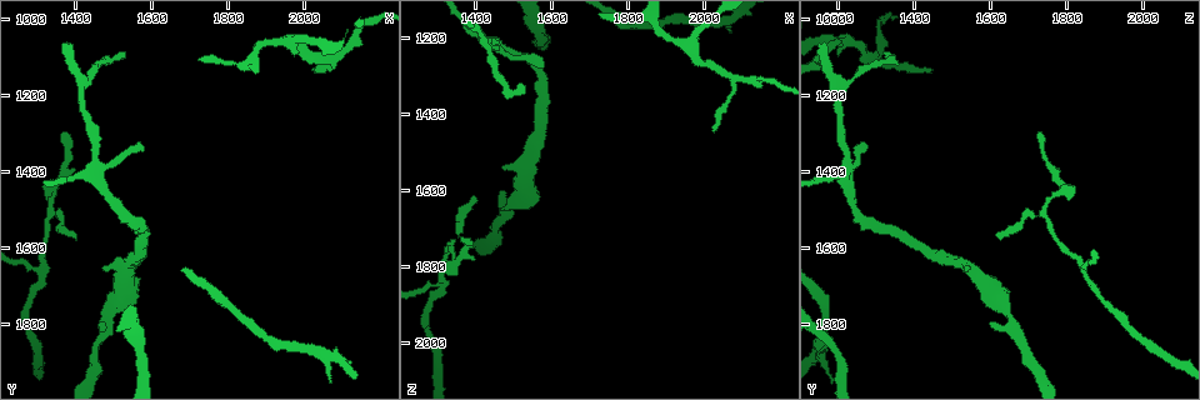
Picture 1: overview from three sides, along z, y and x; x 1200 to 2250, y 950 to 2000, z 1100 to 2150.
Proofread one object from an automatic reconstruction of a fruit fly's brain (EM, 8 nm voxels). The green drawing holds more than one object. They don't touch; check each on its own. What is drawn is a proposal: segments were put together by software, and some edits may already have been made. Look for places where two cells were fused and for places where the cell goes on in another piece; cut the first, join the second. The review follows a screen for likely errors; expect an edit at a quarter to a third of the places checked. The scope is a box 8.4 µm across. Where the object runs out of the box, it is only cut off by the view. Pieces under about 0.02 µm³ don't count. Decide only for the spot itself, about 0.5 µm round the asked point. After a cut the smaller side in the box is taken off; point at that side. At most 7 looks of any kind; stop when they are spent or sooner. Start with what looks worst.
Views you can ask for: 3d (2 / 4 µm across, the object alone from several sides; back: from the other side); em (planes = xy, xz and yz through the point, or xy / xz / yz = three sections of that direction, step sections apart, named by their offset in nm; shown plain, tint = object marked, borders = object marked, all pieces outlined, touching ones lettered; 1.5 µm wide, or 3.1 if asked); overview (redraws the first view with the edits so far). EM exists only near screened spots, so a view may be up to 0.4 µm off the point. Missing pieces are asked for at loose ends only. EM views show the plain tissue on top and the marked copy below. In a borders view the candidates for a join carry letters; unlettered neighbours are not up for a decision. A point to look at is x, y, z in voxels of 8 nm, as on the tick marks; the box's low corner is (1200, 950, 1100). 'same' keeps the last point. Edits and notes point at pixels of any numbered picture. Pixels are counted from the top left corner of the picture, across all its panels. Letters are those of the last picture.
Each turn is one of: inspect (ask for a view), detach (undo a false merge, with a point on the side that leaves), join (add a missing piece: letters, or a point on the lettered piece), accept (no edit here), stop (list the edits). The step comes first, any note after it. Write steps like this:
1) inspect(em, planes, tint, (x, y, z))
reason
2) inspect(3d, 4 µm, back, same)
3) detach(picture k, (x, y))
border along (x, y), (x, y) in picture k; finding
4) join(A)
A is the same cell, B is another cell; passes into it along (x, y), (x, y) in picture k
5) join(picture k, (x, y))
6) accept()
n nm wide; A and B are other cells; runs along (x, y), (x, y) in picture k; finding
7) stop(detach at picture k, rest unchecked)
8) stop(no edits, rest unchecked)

inspect(em, 3.1 µm, xy, step 16, tint, (2020, 1135, 1445))
thin end

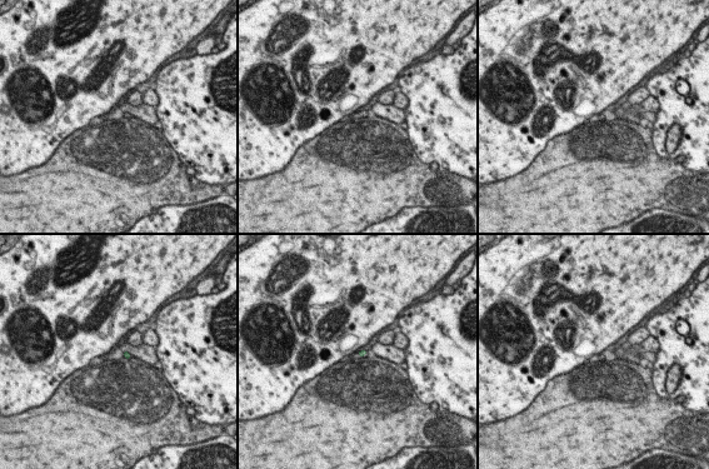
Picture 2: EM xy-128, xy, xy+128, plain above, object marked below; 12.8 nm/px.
inspect(em, 3.1 µm, planes, borders, same)

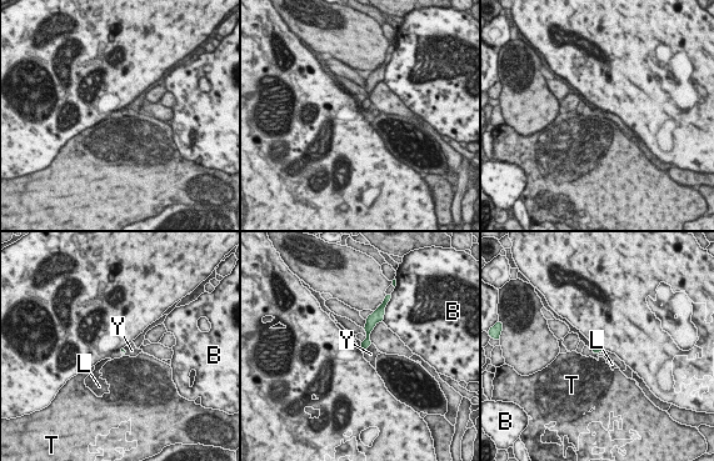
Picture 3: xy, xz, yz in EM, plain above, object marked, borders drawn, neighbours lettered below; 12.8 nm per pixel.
accept()
B, L, T and Y are other cells; border along (590, 349), (594, 352), (604, 351) in picture 3; none of them fits

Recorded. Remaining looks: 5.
inspect(em, planes, borders, (1525, 1090, 1320))
tapers out

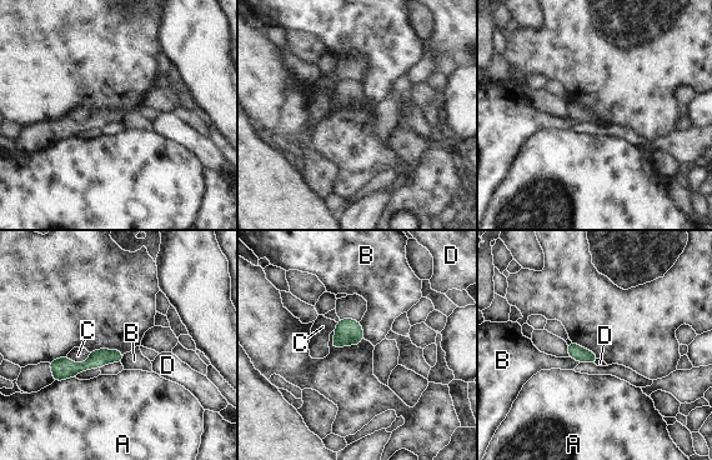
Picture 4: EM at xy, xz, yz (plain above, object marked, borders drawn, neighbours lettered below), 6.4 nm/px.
accept()
A, B, C and D are other cells; no lettered piece goes on from it

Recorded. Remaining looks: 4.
inspect(3d, 2 µm, (1485, 1455, 1235))
two arms in line, one across

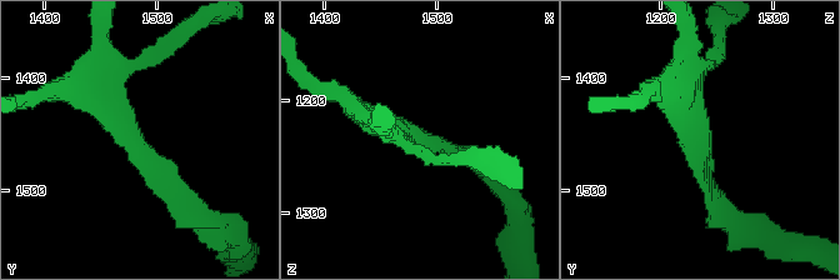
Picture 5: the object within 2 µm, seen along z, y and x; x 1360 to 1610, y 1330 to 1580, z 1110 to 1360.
inspect(em, planes, borders, (1484, 1458, 1236))
need the tissue

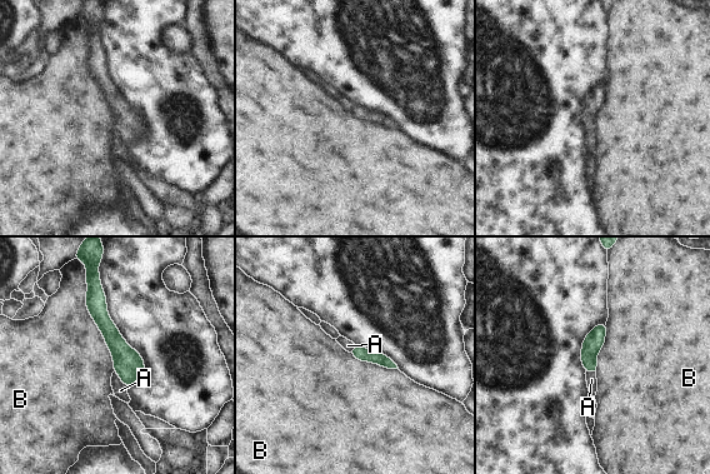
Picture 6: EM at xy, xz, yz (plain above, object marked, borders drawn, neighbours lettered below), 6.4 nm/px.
accept()
120 nm wide; A and B are other cells; runs along (94, 262), (96, 307), (128, 382) in picture 6; one cell here

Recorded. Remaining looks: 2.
stop(no edits, rest unchecked)

